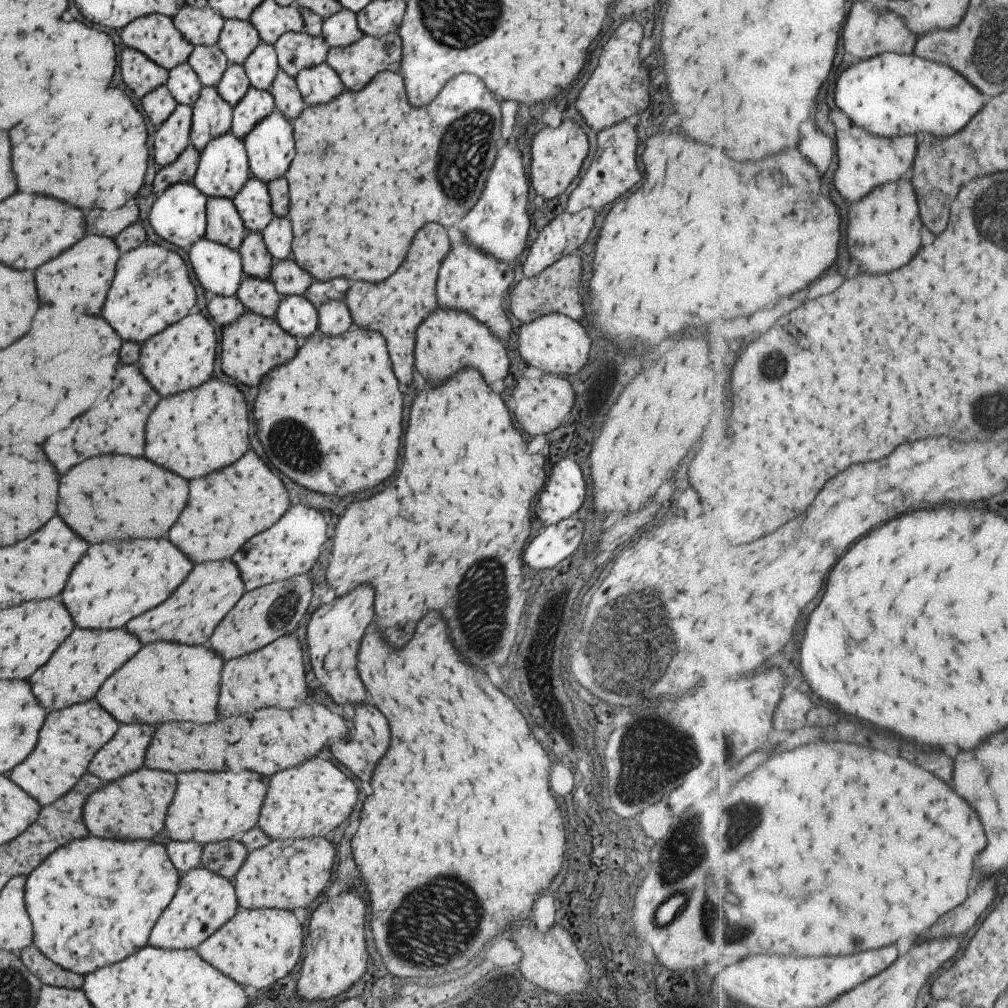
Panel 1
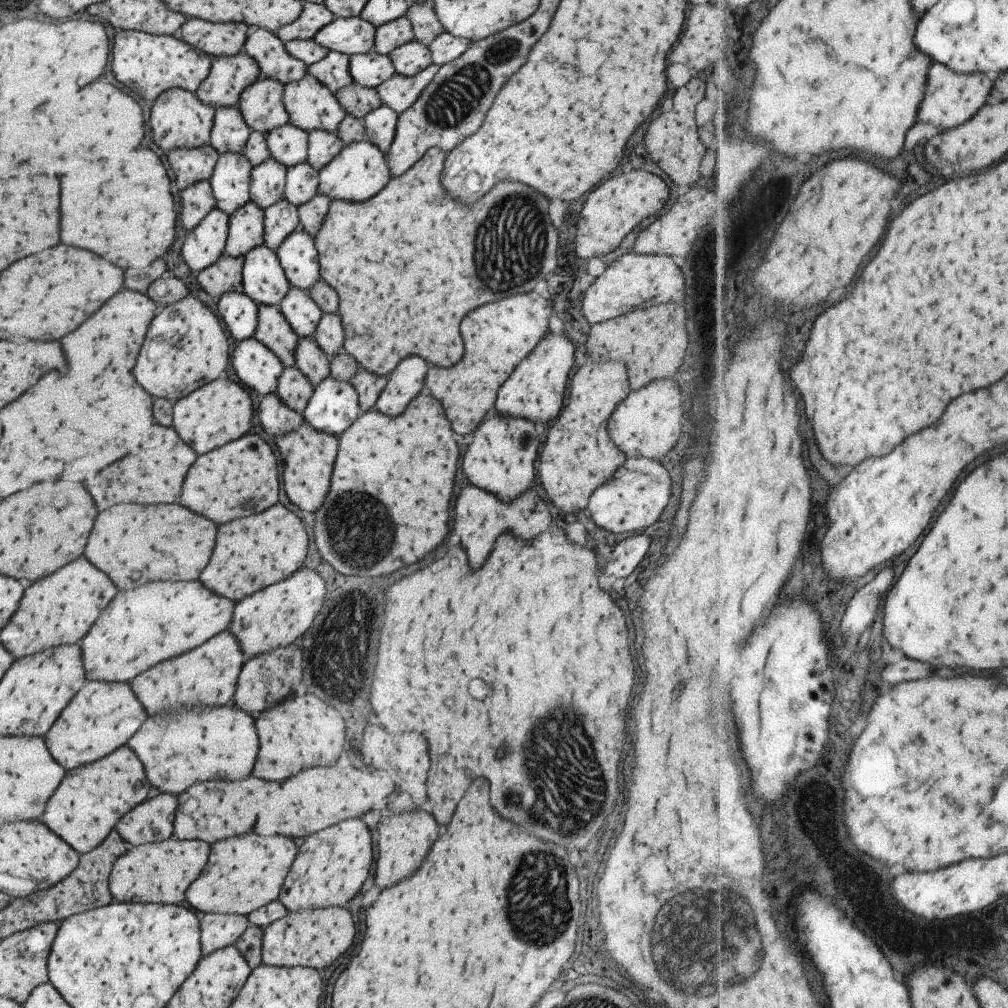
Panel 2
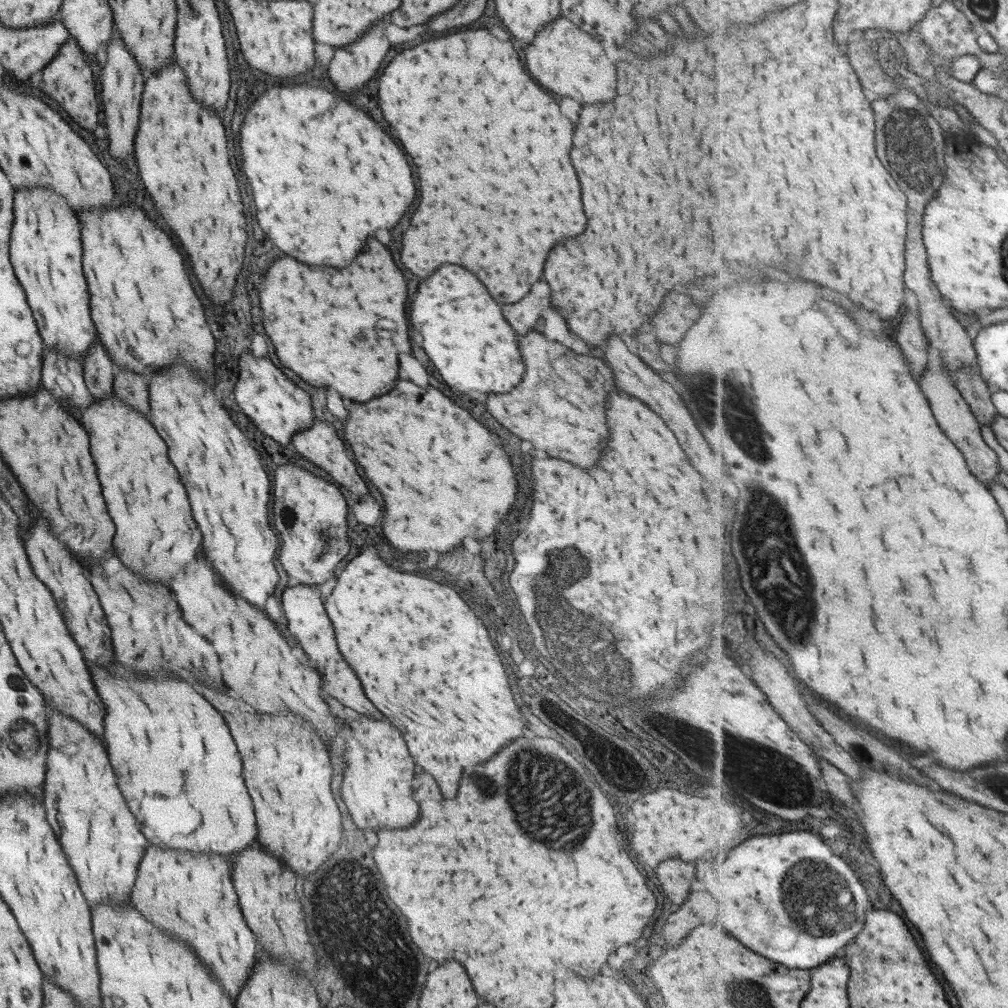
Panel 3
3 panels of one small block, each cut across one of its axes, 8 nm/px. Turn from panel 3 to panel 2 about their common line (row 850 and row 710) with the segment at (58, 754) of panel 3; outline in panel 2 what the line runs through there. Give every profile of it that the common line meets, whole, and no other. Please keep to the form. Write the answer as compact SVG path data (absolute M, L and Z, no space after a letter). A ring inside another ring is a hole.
M85 682L47 731L47 750L67 771L91 764L123 746L137 732L145 720L141 706L127 684Z

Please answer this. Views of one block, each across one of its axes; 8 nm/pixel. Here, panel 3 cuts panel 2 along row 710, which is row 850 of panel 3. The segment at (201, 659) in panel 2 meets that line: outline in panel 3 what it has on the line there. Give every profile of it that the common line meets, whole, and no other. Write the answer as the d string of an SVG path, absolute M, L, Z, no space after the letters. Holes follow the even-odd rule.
M149 846L137 865L136 876L129 902L139 908L139 912L143 912L143 918L151 920L151 924L155 924L157 928L163 928L163 932L183 938L234 1004L240 988L245 985L256 963L259 946L256 936L242 917L235 889L229 880L227 860L213 854L177 854L177 850L165 854L163 850Z

